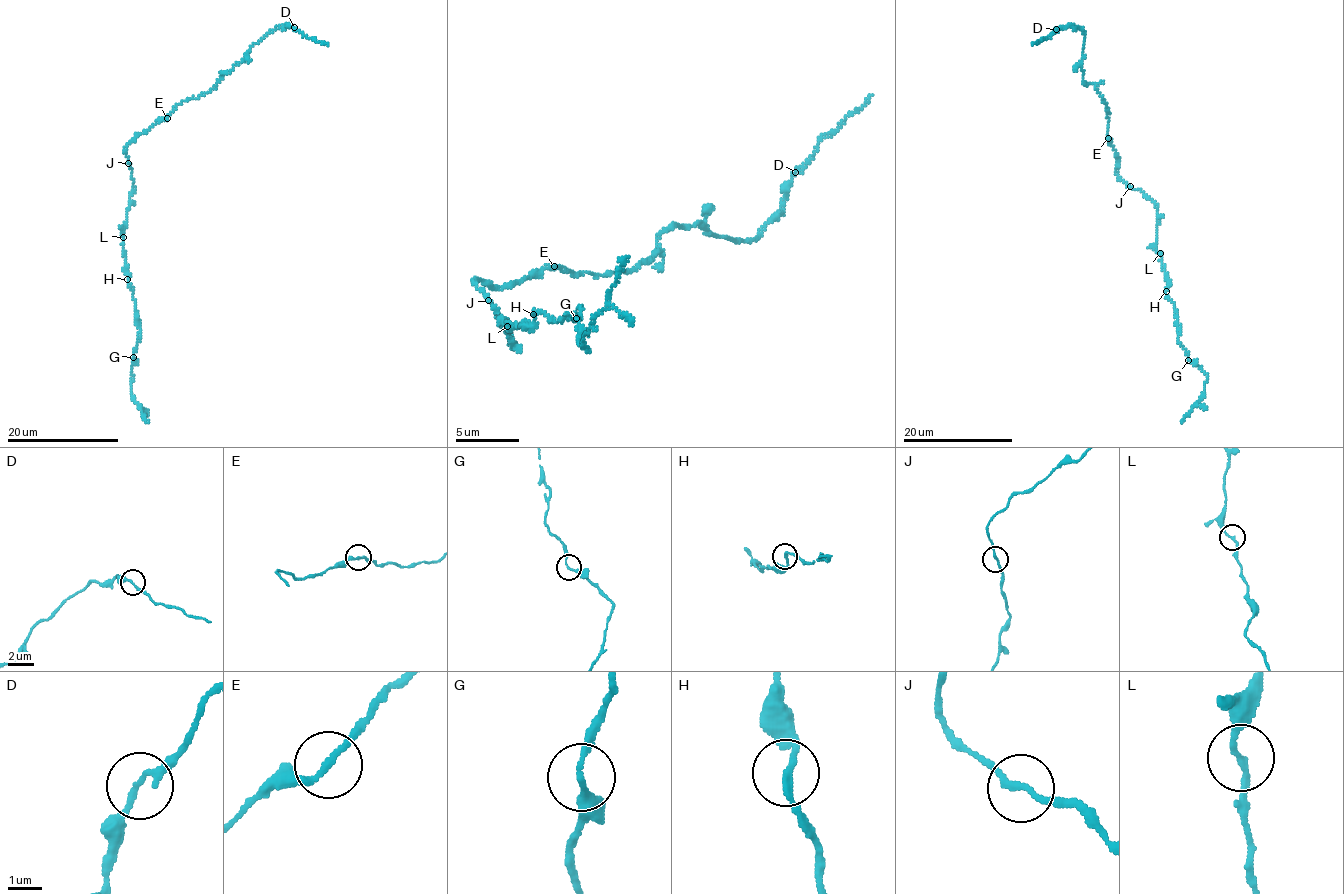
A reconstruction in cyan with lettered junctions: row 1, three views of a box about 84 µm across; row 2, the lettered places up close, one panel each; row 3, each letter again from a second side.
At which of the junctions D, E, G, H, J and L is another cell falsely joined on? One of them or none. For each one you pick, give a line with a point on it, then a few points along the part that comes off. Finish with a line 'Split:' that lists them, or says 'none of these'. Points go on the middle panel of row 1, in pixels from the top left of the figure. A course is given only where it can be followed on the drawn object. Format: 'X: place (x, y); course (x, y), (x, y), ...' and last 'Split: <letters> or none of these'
Split: none of these

